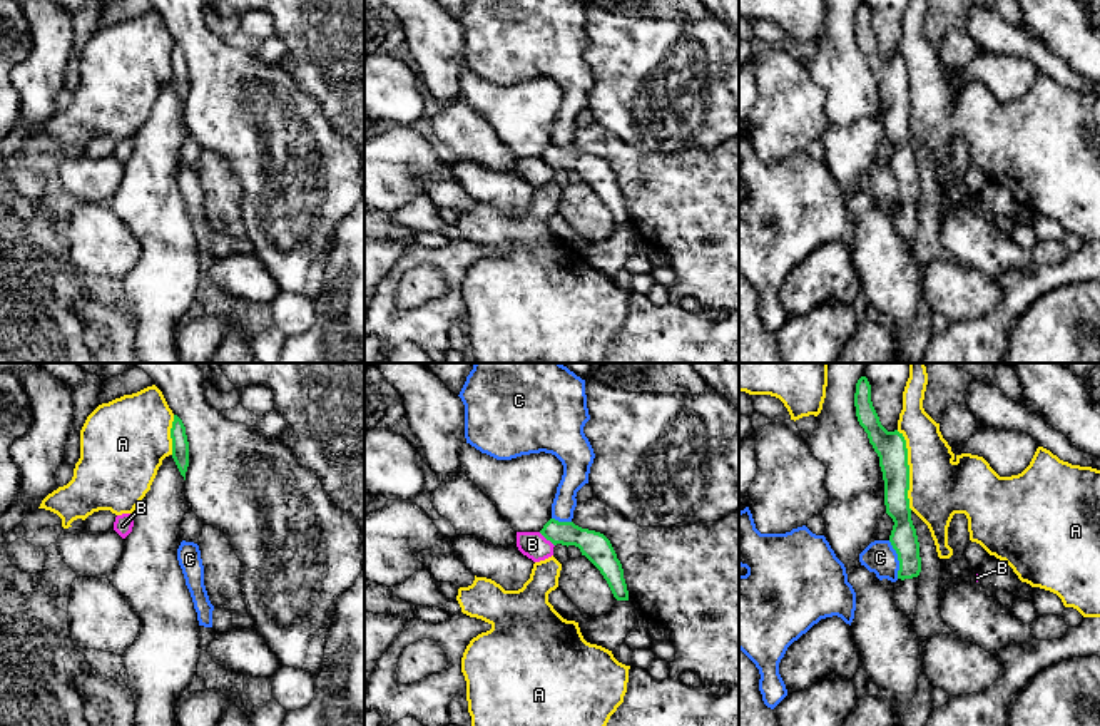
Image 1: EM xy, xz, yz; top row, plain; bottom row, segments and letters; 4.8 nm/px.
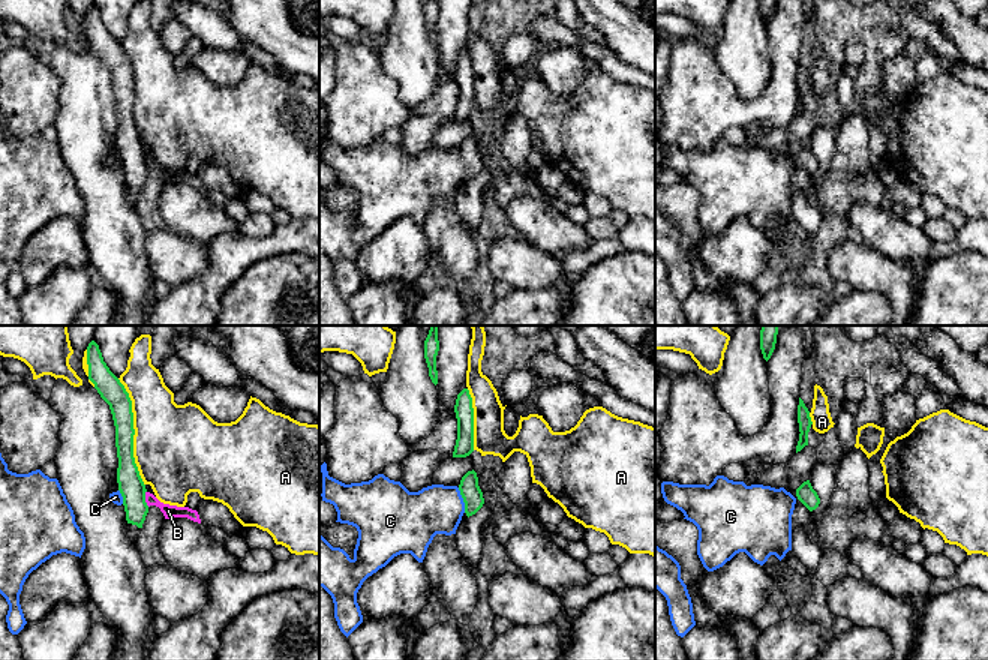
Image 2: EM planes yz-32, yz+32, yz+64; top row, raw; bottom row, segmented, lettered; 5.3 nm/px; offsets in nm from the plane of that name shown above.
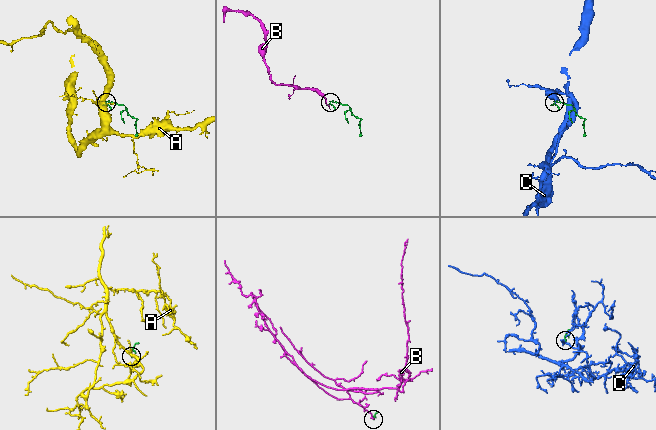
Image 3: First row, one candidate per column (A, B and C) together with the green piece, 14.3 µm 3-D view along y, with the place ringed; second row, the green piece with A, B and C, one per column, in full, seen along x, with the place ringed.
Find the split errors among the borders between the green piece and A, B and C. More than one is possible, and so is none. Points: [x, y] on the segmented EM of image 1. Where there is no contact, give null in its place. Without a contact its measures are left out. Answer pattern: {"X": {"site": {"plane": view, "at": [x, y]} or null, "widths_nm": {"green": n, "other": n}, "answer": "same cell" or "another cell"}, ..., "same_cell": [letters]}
{"A": {"site": {"plane": "yz", "at": [908, 470]}, "widths_nm": {"green": 140, "other": 280}, "answer": "another cell"}, "B": {"site": {"plane": "xz", "at": [547, 539]}, "widths_nm": {"green": 140, "other": 130}, "answer": "another cell"}, "C": {"site": {"plane": "yz", "at": [898, 559]}, "widths_nm": {"green": 130, "other": 160}, "answer": "another cell"}, "same_cell": []}

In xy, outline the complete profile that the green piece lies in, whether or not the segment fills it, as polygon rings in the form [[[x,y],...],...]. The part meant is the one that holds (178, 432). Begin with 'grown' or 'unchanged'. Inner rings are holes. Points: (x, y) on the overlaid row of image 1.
unchanged; [[[174,415],[171,438],[172,438],[172,458],[179,468],[181,475],[186,480],[186,472],[189,467],[189,442],[187,442],[187,435],[186,435],[186,427],[177,415]]]

